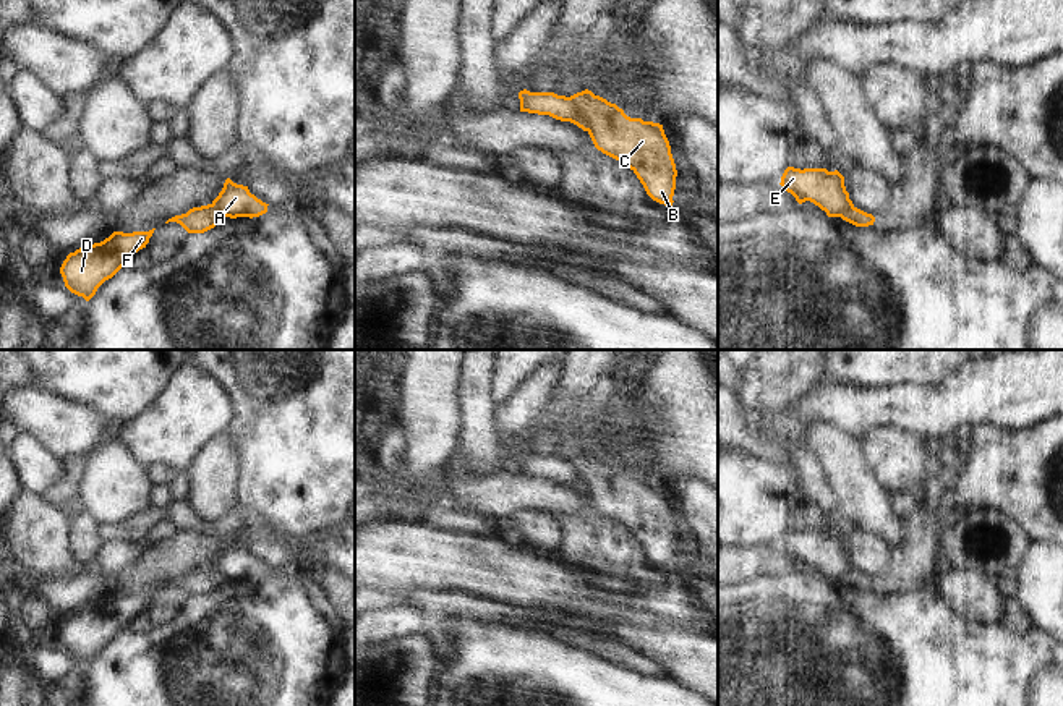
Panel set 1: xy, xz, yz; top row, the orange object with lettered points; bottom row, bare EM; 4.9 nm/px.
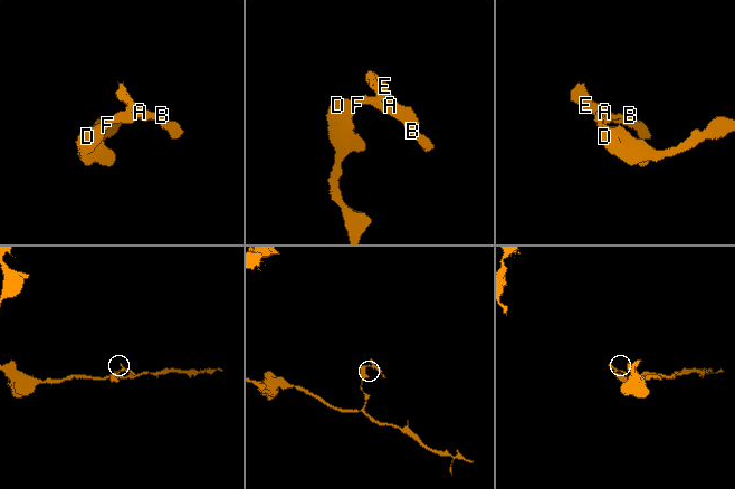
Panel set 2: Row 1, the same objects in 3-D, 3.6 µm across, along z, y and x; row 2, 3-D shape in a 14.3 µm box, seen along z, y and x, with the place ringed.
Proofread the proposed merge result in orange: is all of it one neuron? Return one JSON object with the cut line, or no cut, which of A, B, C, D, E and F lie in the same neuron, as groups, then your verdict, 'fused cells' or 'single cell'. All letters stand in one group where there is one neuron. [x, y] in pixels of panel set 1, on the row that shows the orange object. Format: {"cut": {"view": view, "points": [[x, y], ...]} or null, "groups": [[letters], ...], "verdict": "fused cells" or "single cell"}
{"cut": {"view": "xz", "points": [[567, 97], [589, 130]]}, "groups": [["A", "B", "C", "E"], ["D", "F"]], "verdict": "fused cells"}

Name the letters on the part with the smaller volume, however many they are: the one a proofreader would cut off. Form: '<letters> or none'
A, B, C, E

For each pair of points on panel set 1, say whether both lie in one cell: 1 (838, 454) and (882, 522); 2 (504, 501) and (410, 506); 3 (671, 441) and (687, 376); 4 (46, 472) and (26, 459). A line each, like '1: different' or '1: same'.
1: same
2: same
3: same
4: same

